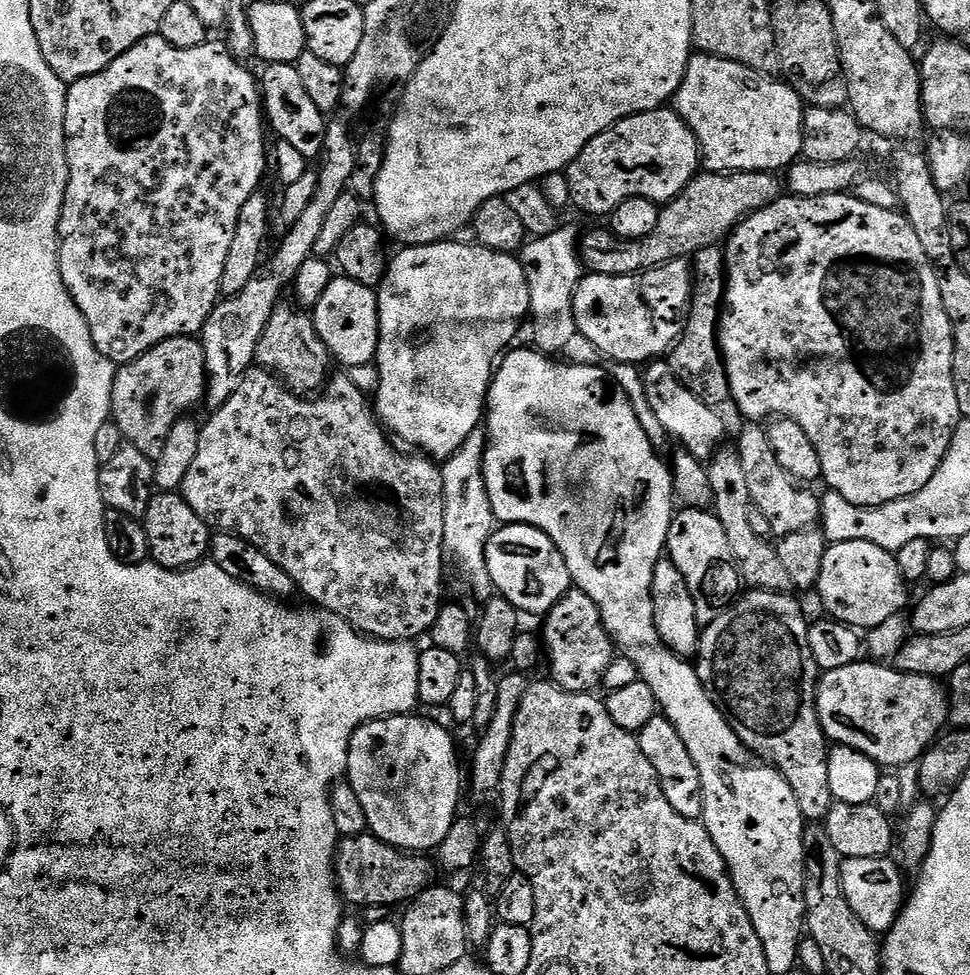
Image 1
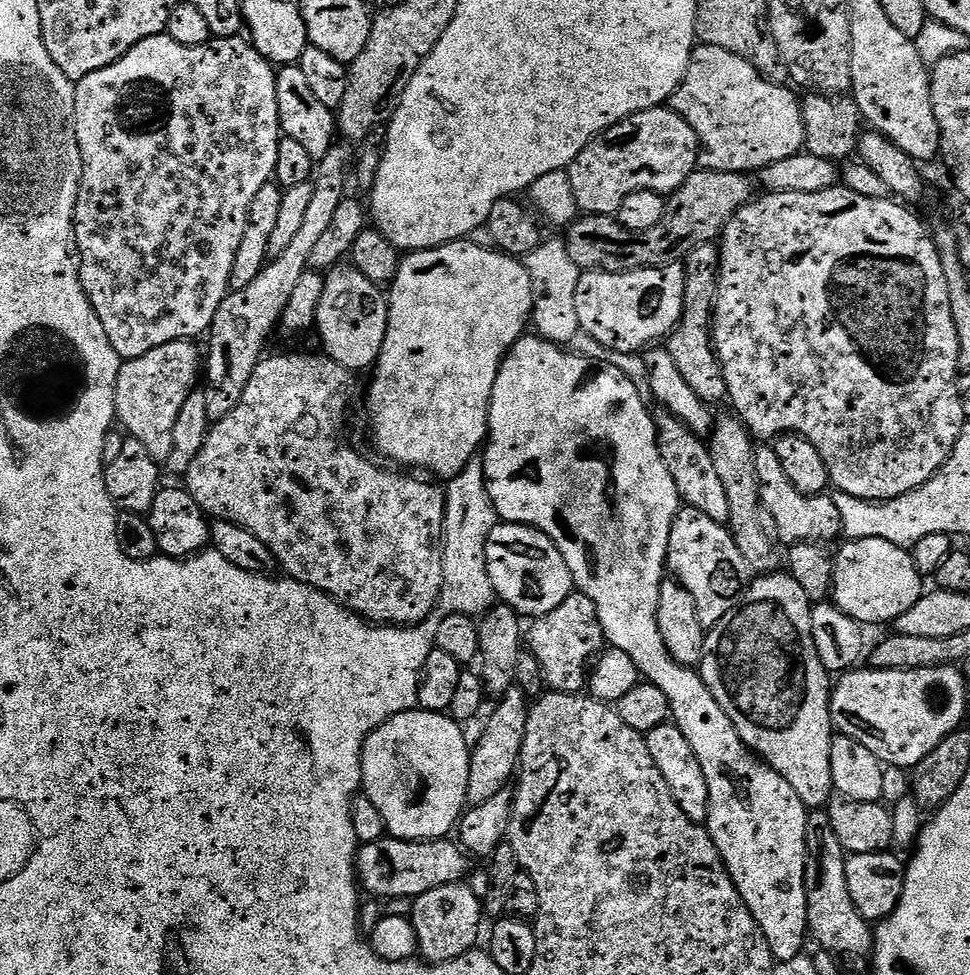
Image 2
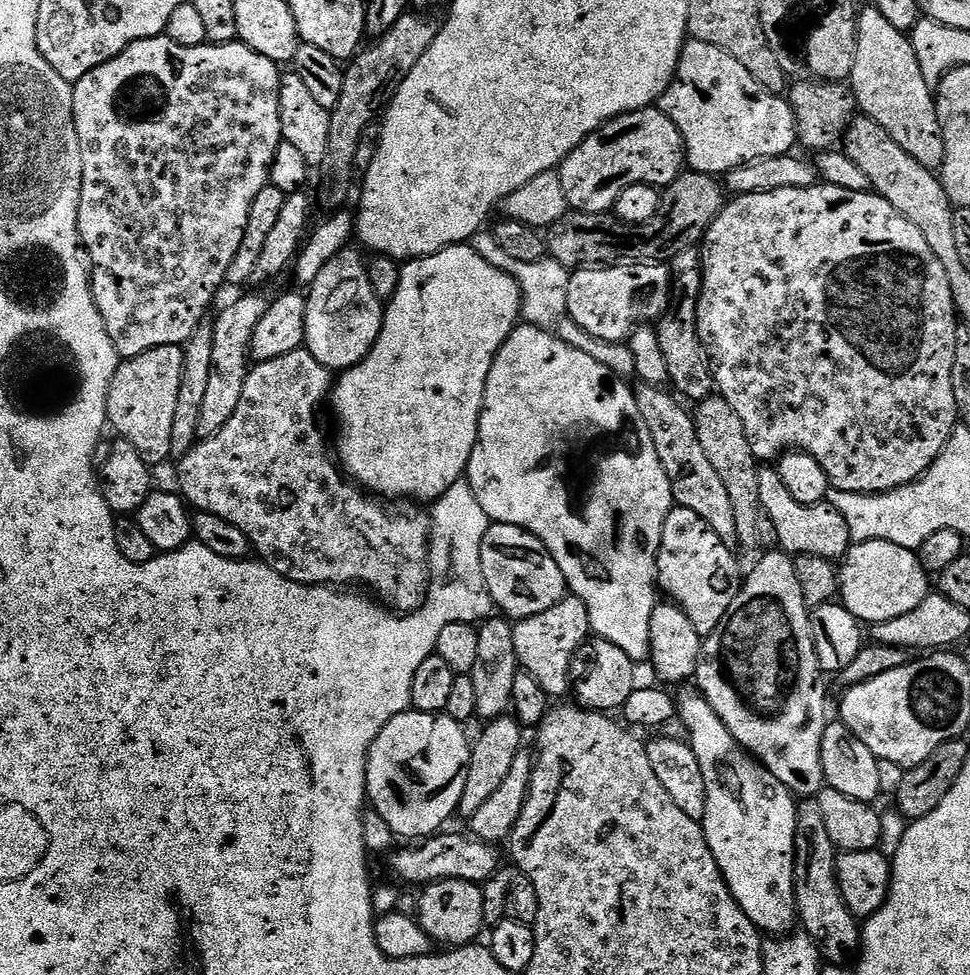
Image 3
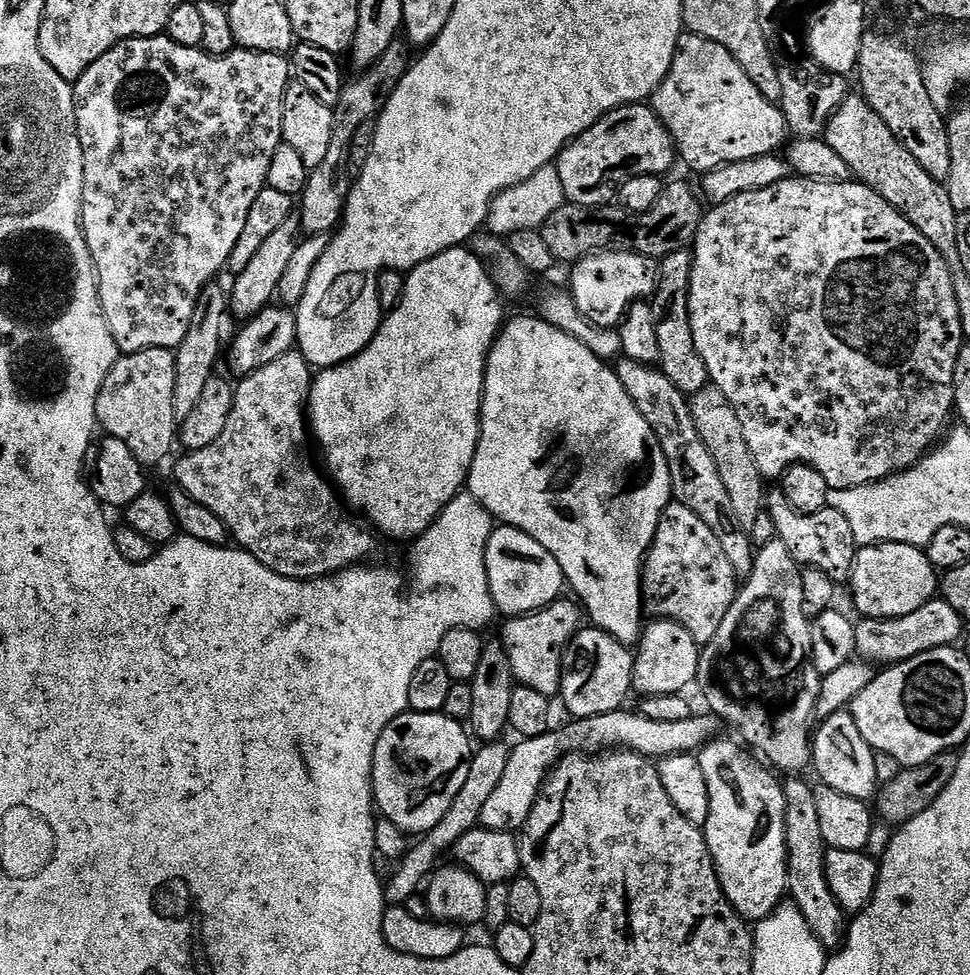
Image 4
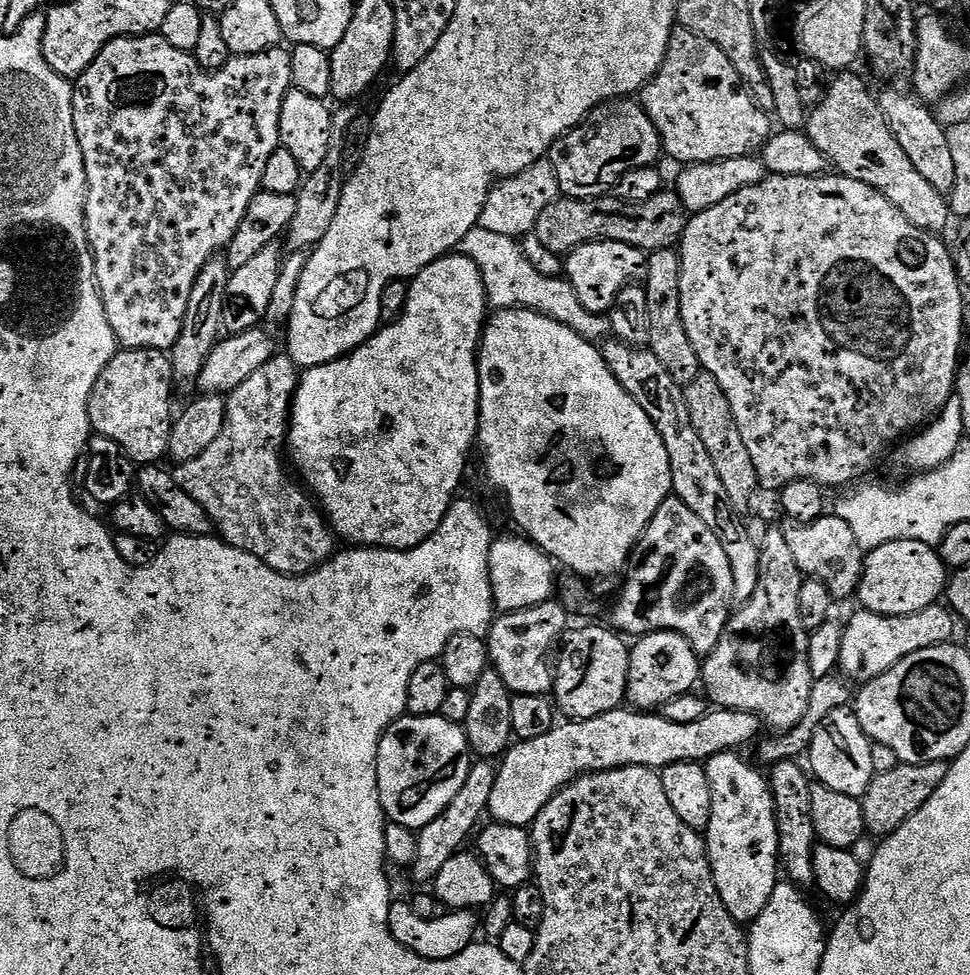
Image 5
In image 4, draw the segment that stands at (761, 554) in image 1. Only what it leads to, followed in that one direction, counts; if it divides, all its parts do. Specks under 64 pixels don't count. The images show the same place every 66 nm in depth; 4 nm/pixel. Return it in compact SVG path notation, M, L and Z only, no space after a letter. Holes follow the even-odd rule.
M715 386L695 392L690 398L690 407L694 426L702 442L706 442L706 450L710 450L714 466L718 466L718 478L722 478L722 486L726 486L730 506L734 506L736 523L743 531L750 533L757 515L766 508L766 481L758 470L758 462L754 462L754 454L750 454L746 446L746 438L742 438L742 422L738 422L734 406L726 402L726 394Z

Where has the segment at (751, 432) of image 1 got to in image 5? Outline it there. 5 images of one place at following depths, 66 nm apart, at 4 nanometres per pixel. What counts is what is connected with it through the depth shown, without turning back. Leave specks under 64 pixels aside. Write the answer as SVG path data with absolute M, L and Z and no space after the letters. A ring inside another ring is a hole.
M825 514L809 524L789 527L784 537L790 542L790 554L794 554L794 562L798 562L801 577L822 582L837 601L859 593L866 552L858 546L854 530L850 530L842 518Z

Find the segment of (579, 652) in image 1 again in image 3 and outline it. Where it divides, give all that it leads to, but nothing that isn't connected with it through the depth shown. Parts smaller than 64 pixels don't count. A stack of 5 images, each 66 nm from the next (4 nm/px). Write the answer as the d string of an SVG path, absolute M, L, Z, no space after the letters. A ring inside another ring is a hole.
M565 595L550 610L542 610L542 614L534 614L525 620L515 621L514 654L518 654L521 669L542 686L542 690L550 698L569 695L572 659L574 654L589 639L592 627L590 614L586 614L586 606L574 595Z

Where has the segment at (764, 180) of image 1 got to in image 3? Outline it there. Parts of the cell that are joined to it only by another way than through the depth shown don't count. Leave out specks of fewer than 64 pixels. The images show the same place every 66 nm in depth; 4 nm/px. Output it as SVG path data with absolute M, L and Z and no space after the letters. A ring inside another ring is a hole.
M685 170L660 194L658 214L645 224L627 224L612 212L569 210L546 232L546 252L562 267L575 270L631 262L671 262L682 250L697 247L726 203L726 188L715 176Z

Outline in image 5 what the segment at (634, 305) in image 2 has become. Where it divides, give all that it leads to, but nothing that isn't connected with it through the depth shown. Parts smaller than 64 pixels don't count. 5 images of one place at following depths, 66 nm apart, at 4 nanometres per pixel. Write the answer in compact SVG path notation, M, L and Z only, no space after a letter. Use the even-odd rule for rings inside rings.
M595 240L567 253L564 260L566 279L572 284L582 303L594 313L611 313L612 304L628 284L645 275L648 256L641 248L635 248L613 240Z

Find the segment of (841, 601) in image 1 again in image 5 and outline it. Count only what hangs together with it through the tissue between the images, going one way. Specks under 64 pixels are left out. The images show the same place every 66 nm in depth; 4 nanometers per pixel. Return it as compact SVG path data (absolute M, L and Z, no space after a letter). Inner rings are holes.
M913 540L886 542L886 546L873 548L865 555L858 600L867 611L879 616L918 614L945 595L949 575L933 545Z

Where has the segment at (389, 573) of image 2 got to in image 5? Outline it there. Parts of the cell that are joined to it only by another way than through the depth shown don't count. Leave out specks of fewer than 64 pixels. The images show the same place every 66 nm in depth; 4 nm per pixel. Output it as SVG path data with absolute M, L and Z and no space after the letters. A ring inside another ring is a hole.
M277 354L266 362L266 366L258 366L242 386L238 386L227 397L228 413L222 434L214 438L214 443L203 454L198 454L185 464L176 464L174 475L178 486L194 498L194 502L202 505L202 510L210 514L213 529L219 539L238 550L246 550L246 554L254 554L254 558L263 560L270 570L278 570L287 576L304 576L314 572L321 564L332 559L338 548L338 537L332 531L319 503L295 479L288 477L280 455L285 455L290 413L296 389L300 387L301 373L292 357Z

